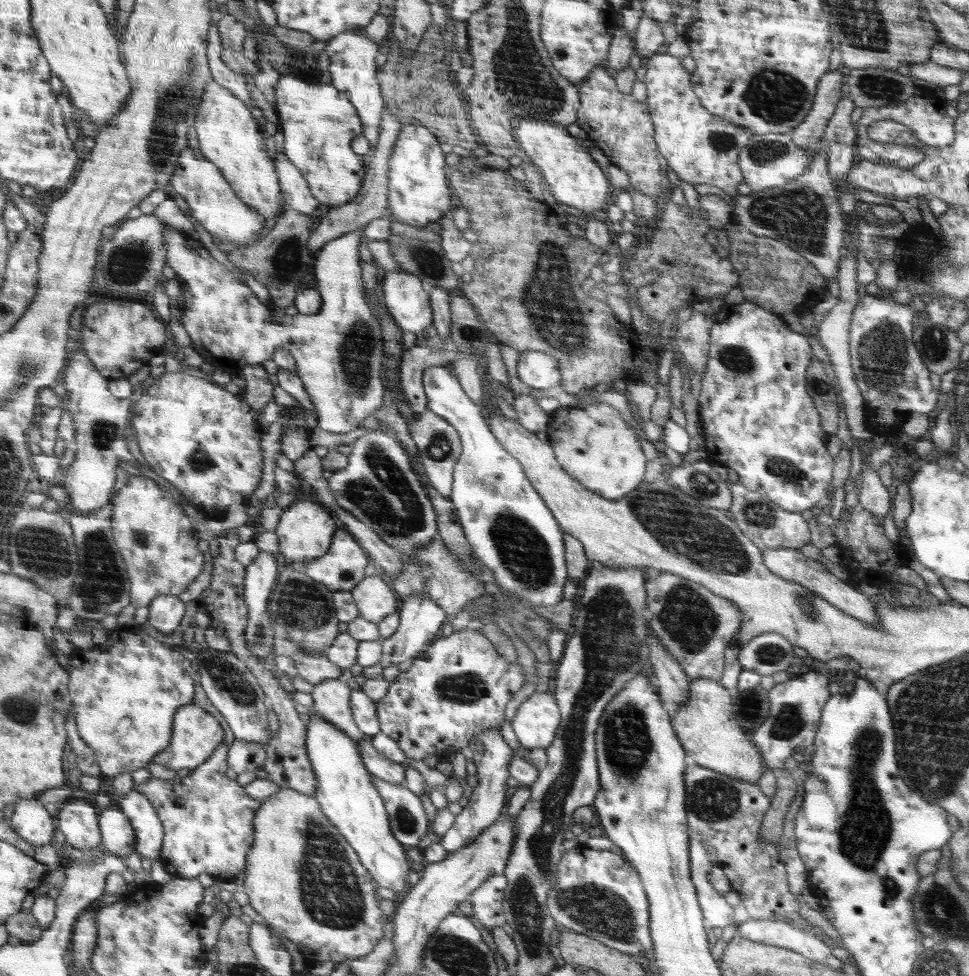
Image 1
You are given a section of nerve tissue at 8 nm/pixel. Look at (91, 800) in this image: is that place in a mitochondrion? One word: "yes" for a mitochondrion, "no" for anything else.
no

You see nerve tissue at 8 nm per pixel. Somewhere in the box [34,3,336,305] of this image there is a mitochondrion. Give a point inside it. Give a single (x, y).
(175, 104)

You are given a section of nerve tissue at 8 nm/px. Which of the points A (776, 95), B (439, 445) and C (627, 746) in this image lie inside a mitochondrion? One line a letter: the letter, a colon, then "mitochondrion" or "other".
A: mitochondrion
B: mitochondrion
C: mitochondrion

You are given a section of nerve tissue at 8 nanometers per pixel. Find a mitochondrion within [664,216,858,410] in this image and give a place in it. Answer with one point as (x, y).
(734, 358)

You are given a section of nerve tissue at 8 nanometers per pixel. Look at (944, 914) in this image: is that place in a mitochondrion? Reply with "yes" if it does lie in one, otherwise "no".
yes

